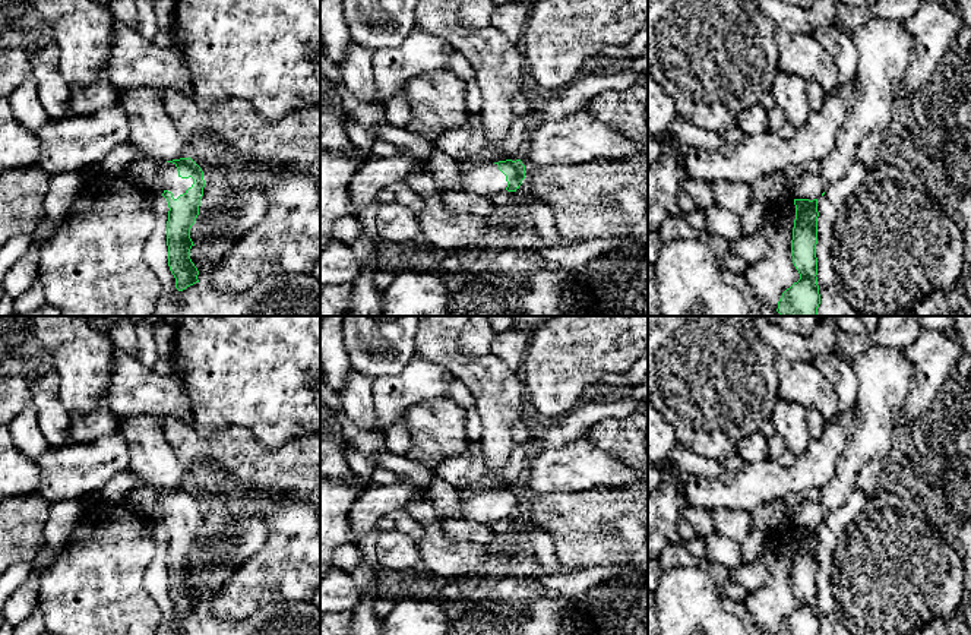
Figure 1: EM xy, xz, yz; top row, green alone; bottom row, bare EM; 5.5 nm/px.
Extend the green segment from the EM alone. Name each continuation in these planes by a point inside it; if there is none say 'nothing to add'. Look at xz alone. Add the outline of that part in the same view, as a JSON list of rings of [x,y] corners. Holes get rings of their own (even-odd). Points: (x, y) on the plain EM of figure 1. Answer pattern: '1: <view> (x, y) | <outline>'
1: xz (484, 506) | [[[437,476],[428,484],[428,500],[433,514],[440,518],[458,516],[472,519],[480,524],[491,524],[497,519],[506,519],[506,503],[494,490],[483,490],[464,499],[461,490],[452,487]]]

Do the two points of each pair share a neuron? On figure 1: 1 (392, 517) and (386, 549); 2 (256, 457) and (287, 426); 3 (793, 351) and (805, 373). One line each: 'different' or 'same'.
1: different
2: different
3: different

